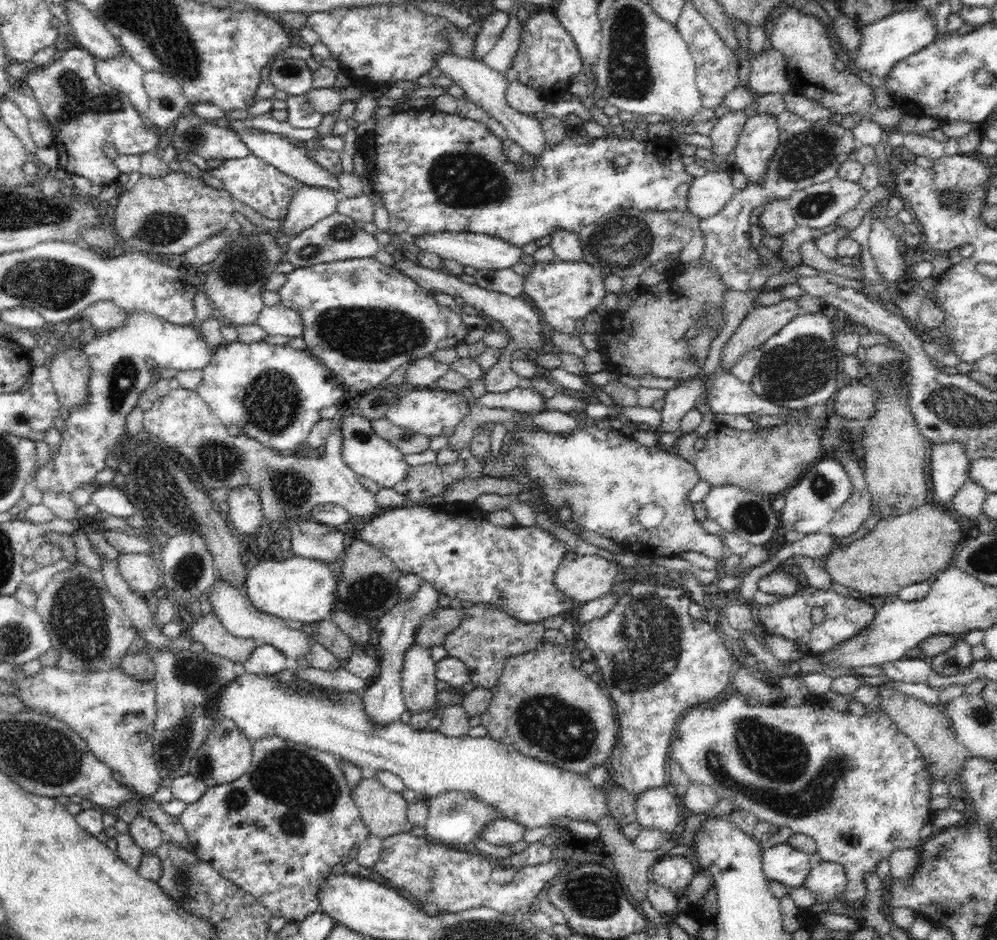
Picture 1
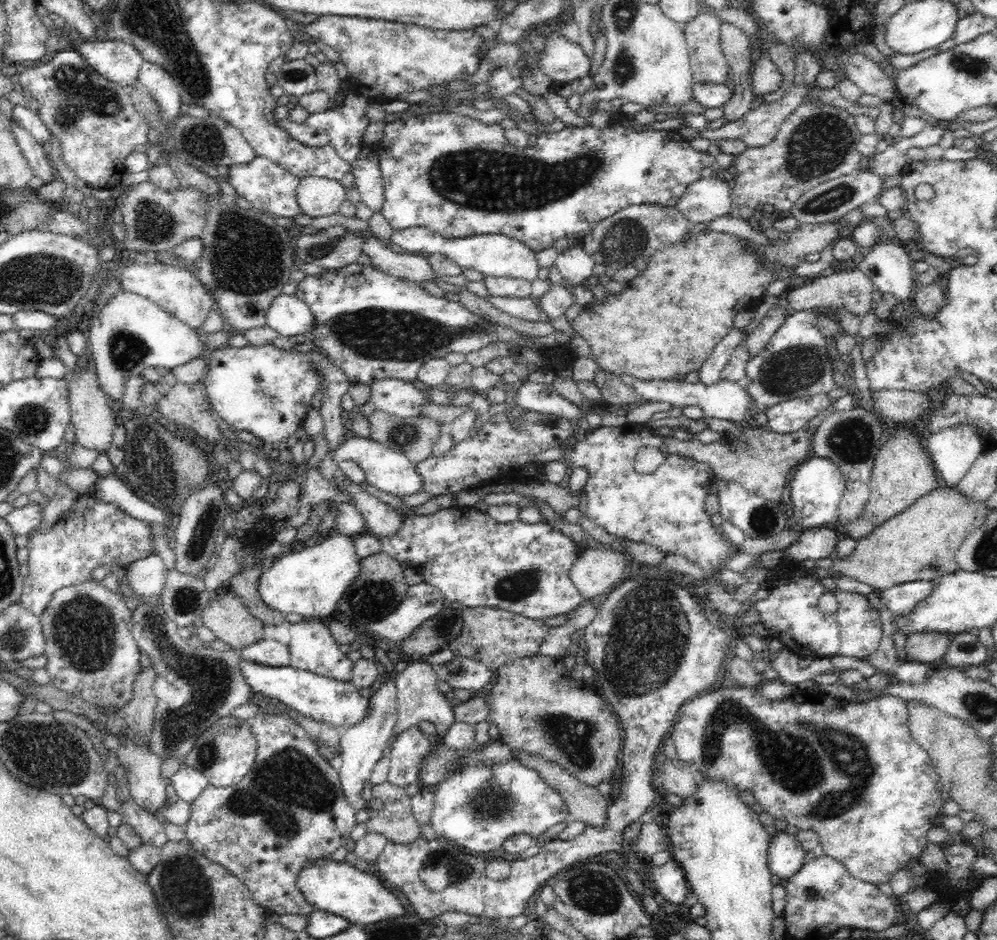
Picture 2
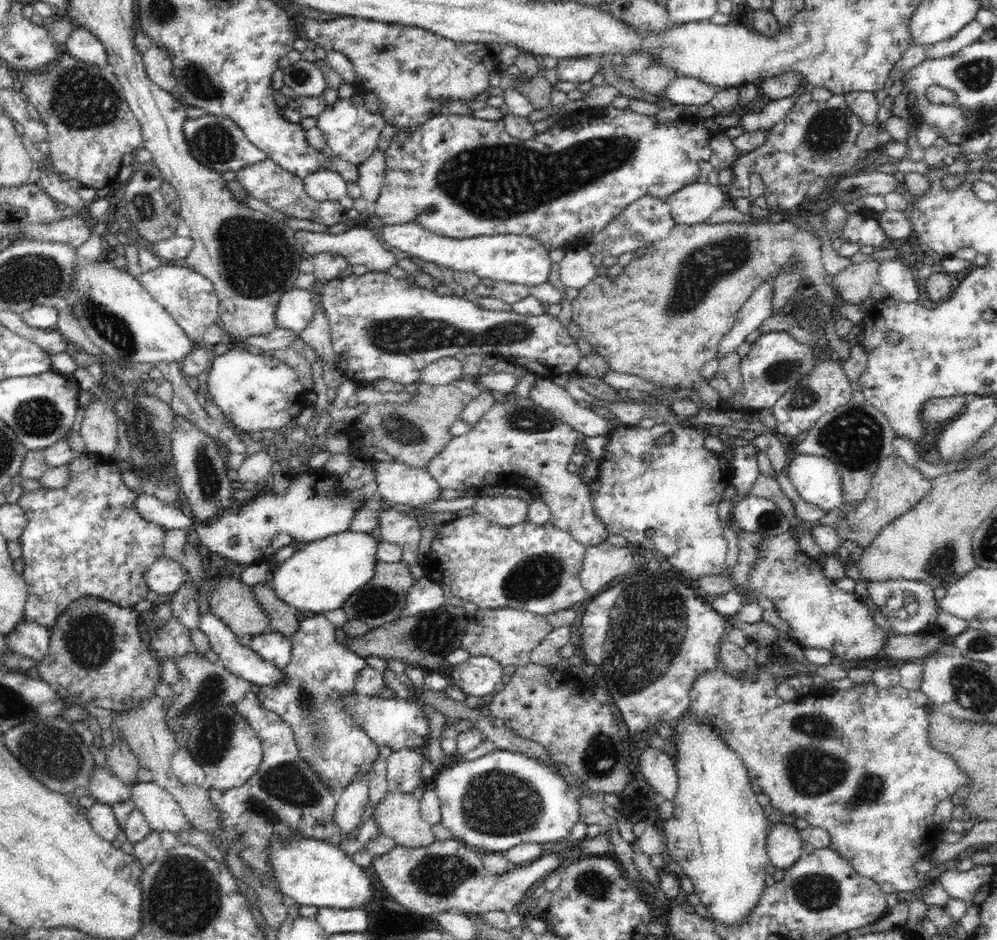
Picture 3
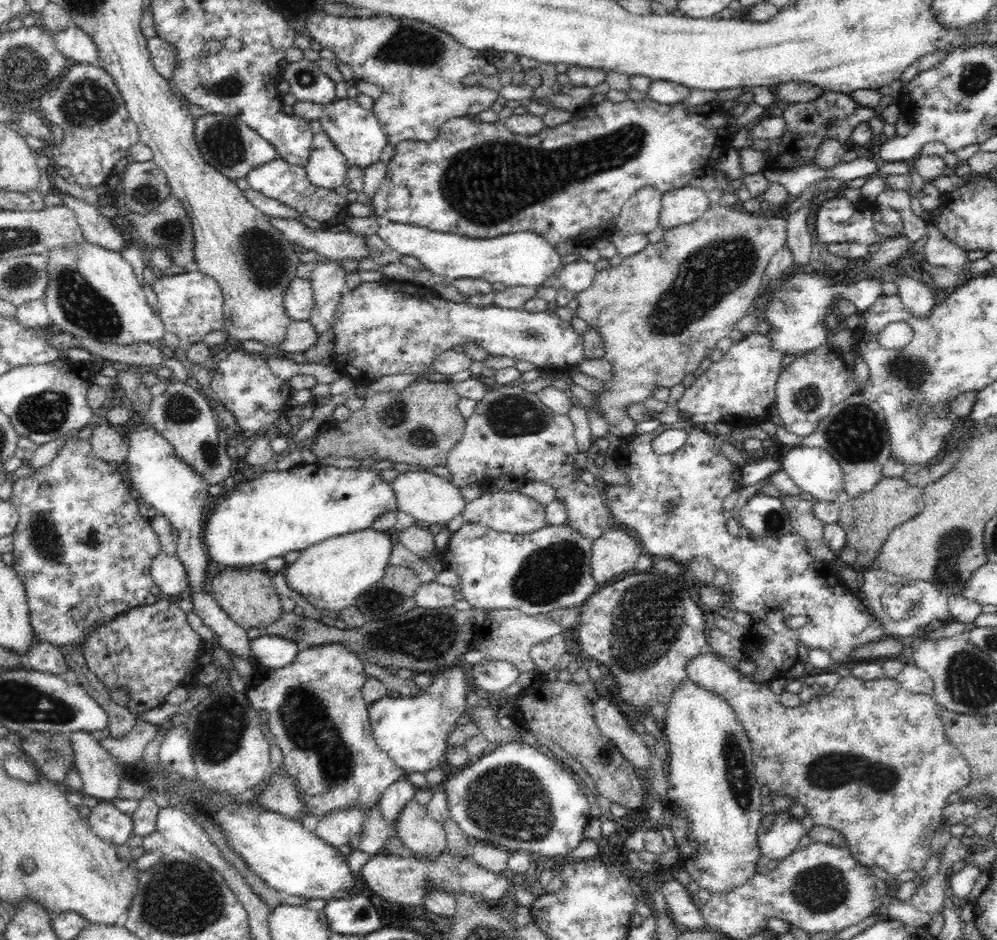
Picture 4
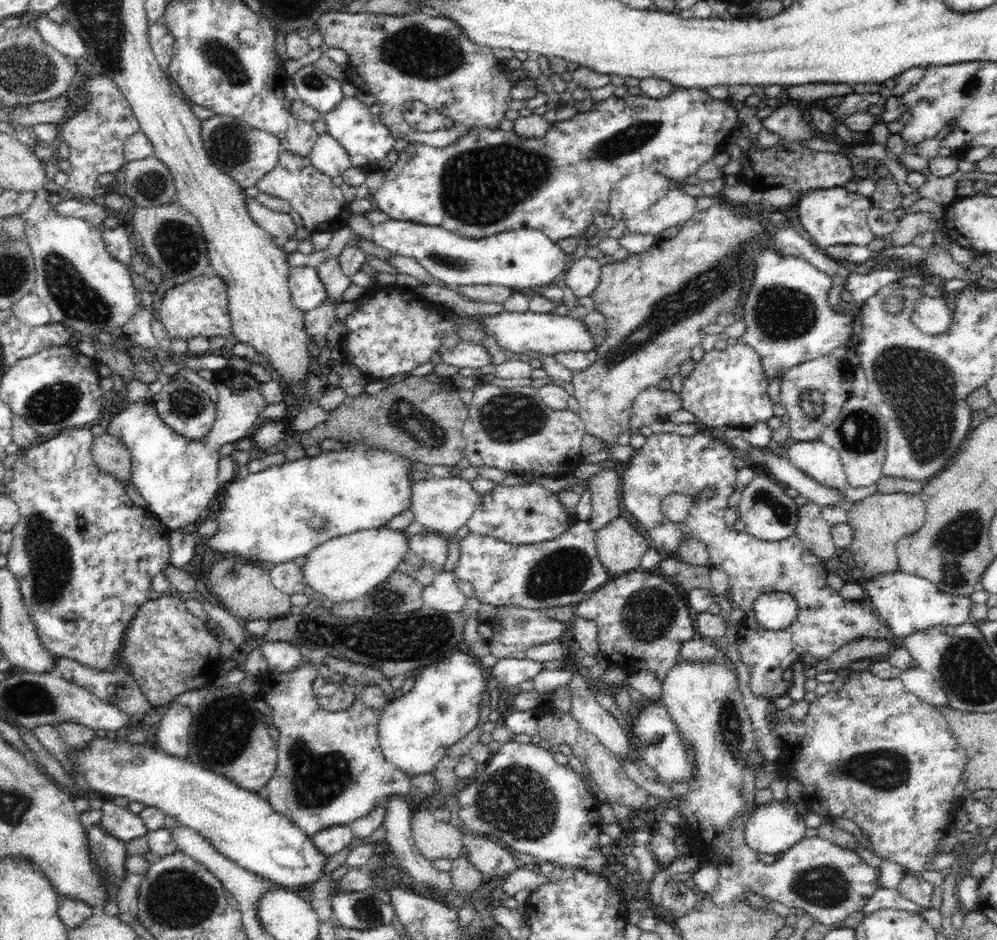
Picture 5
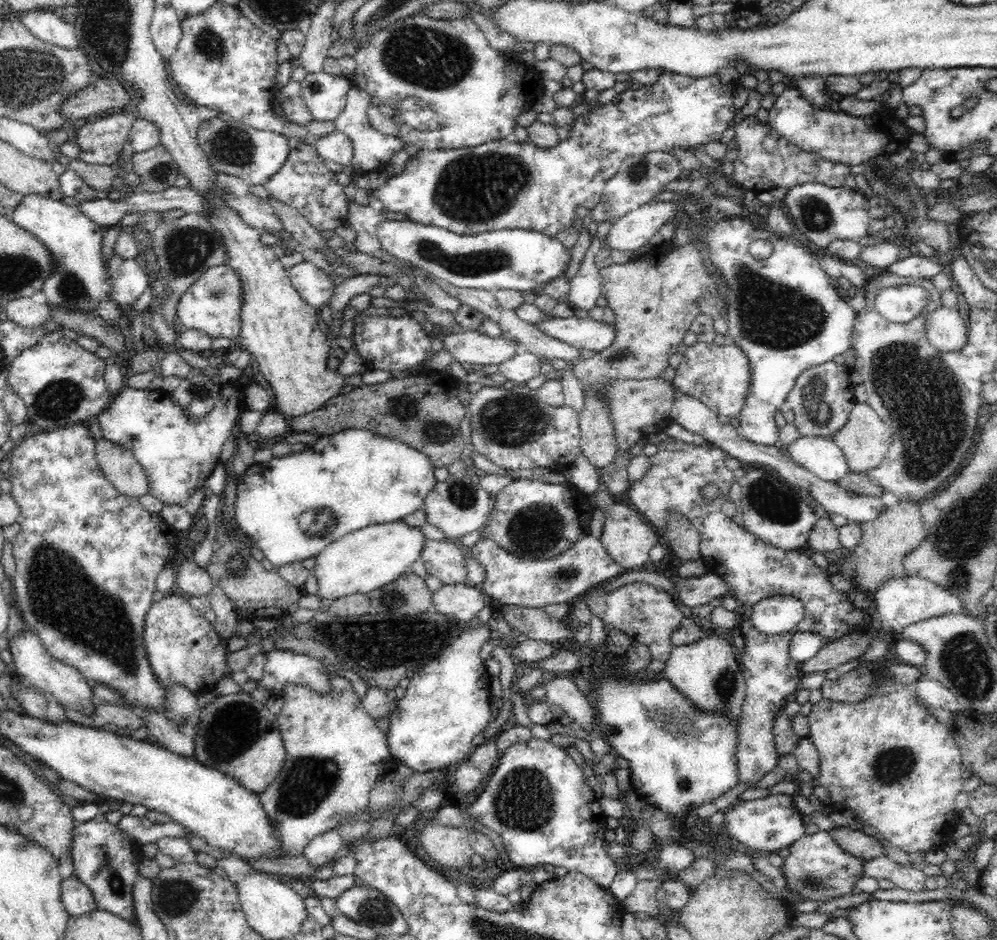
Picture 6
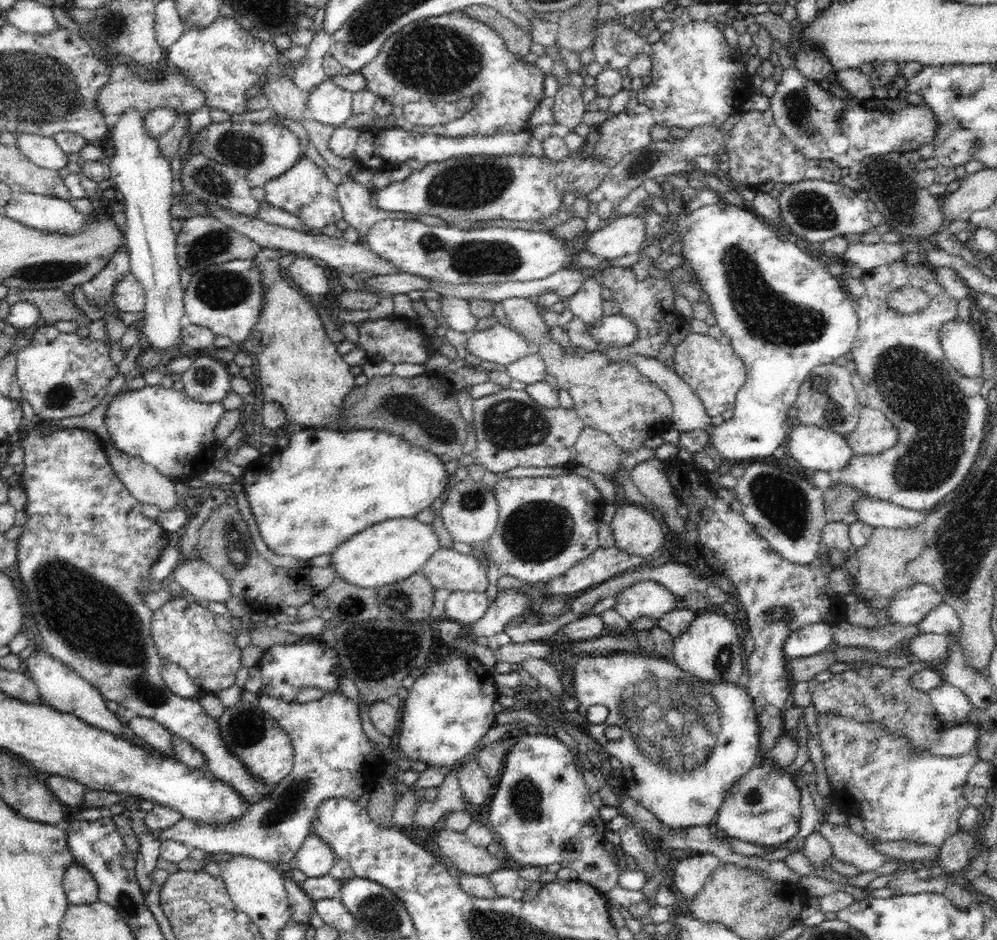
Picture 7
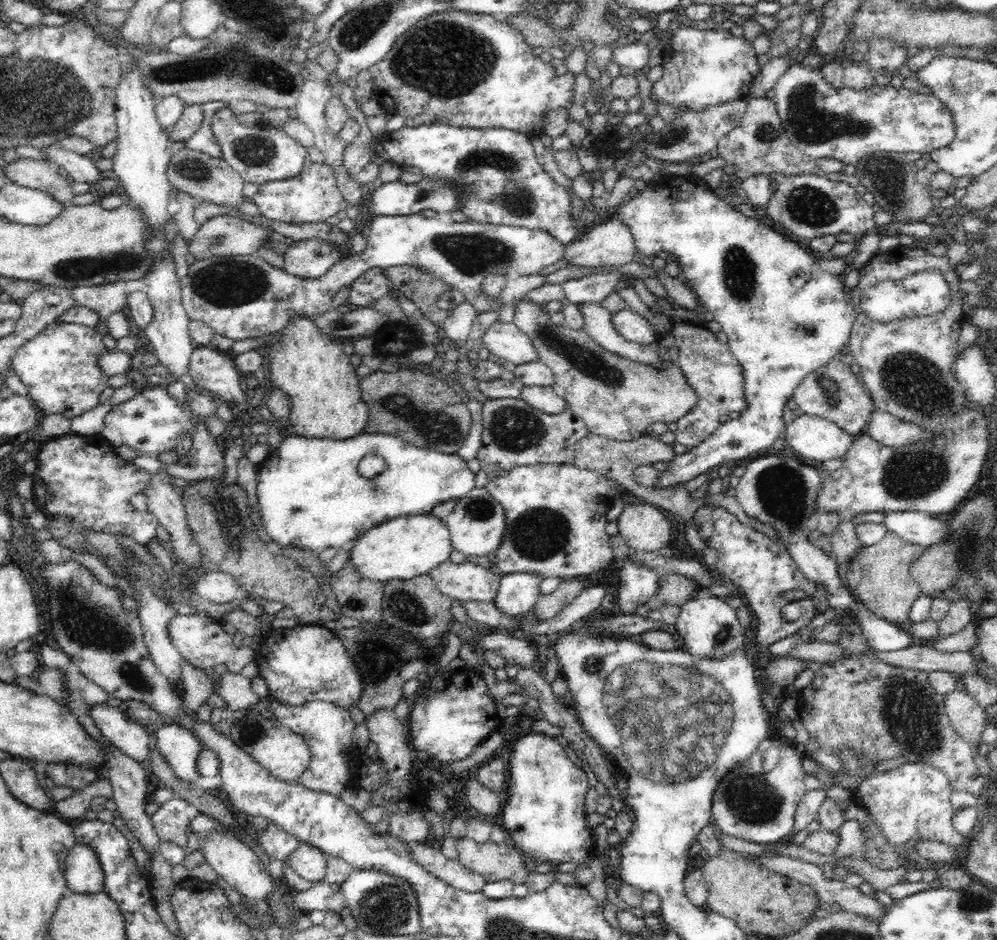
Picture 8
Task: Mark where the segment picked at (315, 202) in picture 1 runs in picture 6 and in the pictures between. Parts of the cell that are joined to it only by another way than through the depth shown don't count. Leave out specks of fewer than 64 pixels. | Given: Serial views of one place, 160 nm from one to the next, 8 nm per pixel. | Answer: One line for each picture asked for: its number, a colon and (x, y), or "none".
2: (317, 196)
3: (324, 184)
4: (326, 168)
5: (328, 156)
6: (336, 147)

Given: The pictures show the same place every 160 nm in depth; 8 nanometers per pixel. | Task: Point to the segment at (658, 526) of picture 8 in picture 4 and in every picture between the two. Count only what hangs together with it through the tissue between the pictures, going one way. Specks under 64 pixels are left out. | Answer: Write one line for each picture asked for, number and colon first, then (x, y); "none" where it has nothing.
4: (613, 554)
5: (620, 546)
6: (628, 540)
7: (635, 531)

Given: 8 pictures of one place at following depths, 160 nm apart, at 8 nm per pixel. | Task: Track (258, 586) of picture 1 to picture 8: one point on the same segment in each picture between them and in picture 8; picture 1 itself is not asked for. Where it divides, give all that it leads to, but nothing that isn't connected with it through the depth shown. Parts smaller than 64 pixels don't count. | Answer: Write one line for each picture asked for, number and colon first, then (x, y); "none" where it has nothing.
2: (309, 582)
3: (319, 578)
4: (330, 575)
5: (344, 568)
6: (369, 558)
7: (387, 552)
8: (405, 547)

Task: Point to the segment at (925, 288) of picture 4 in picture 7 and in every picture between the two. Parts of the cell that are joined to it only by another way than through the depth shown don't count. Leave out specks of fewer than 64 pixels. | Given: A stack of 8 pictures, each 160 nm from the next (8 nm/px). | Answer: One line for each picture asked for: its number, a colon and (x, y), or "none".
5: (932, 316)
6: (946, 330)
7: (962, 348)

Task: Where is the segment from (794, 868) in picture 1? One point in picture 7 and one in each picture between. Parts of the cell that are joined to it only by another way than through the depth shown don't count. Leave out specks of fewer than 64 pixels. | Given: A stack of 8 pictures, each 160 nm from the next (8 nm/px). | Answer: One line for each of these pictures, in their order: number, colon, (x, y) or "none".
2: (786, 857)
3: (784, 843)
4: (779, 835)
5: (774, 827)
6: (762, 826)
7: (763, 807)

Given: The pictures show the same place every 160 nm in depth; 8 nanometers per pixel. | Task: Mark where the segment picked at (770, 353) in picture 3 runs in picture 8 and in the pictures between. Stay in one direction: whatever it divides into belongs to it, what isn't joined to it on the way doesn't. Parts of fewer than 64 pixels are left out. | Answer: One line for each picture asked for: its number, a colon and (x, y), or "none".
4: (740, 391)
5: (727, 387)
6: (719, 376)
7: (715, 373)
8: (709, 366)

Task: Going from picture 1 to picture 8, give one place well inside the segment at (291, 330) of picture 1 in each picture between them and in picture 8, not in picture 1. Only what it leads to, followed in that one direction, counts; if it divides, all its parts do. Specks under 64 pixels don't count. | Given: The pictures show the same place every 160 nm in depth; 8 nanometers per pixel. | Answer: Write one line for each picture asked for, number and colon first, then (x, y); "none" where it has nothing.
2: (288, 316)
3: (295, 309)
4: (298, 302)
5: (306, 289)
6: (315, 287)
7: (309, 274)
8: (309, 259)

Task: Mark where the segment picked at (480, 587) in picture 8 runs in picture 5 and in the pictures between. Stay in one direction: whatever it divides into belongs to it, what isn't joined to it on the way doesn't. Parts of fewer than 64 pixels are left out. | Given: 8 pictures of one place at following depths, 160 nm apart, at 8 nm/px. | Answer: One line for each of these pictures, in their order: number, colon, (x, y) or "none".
5: (430, 547)
6: (443, 559)
7: (448, 569)

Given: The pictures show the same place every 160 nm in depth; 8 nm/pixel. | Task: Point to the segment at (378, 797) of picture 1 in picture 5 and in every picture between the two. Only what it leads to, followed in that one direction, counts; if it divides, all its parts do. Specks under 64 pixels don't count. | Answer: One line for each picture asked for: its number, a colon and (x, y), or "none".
2: (394, 820)
3: (398, 815)
4: (421, 835)
5: (434, 839)

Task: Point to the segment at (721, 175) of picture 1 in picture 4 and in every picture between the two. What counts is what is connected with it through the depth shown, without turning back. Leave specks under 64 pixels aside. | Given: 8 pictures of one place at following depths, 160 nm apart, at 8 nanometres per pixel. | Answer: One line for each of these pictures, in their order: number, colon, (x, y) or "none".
2: (706, 199)
3: (693, 204)
4: (684, 205)

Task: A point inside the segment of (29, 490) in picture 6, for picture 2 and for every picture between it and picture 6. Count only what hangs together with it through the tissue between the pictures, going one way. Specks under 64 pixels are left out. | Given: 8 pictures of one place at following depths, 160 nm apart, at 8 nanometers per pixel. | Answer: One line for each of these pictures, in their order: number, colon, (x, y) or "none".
2: (93, 533)
3: (86, 540)
4: (83, 551)
5: (85, 556)

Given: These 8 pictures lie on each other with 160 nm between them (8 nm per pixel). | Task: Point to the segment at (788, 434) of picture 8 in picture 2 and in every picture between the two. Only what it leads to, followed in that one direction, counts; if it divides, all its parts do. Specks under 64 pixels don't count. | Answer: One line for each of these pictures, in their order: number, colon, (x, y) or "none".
2: (817, 487)
3: (816, 479)
4: (818, 475)
5: (817, 460)
6: (821, 455)
7: (814, 448)

